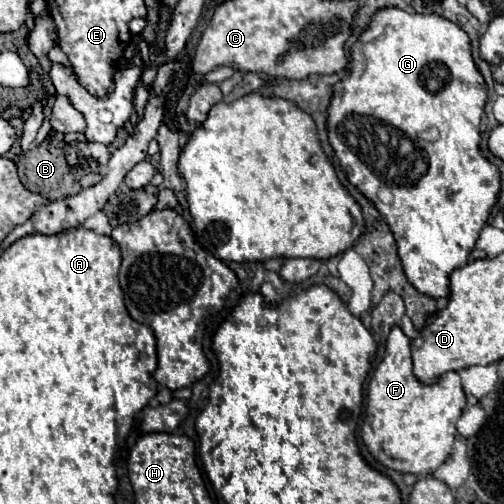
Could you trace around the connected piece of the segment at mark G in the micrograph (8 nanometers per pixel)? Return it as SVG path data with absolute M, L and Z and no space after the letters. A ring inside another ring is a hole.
M380 8L368 28L360 34L358 42L350 48L350 74L334 84L334 96L330 100L328 112L326 112L326 132L328 132L328 140L338 156L338 162L348 178L350 184L354 184L380 212L380 216L384 216L386 224L392 228L392 234L396 238L396 250L404 268L404 274L408 276L410 284L416 286L418 292L430 296L430 298L444 298L448 296L448 276L452 270L460 268L466 264L468 254L472 252L480 228L486 224L490 208L496 204L496 196L500 192L500 172L494 164L490 164L486 158L480 156L478 152L478 144L480 144L480 120L482 120L482 112L484 112L484 104L486 104L486 84L482 74L478 72L474 60L472 60L472 52L470 52L470 40L468 34L456 26L454 22L444 20L442 16L436 14L408 14L400 8ZM424 82L438 82L436 90L430 88L430 84ZM430 126L436 126L440 136L434 142L426 142L426 140L416 140L416 134L420 130L426 130Z

